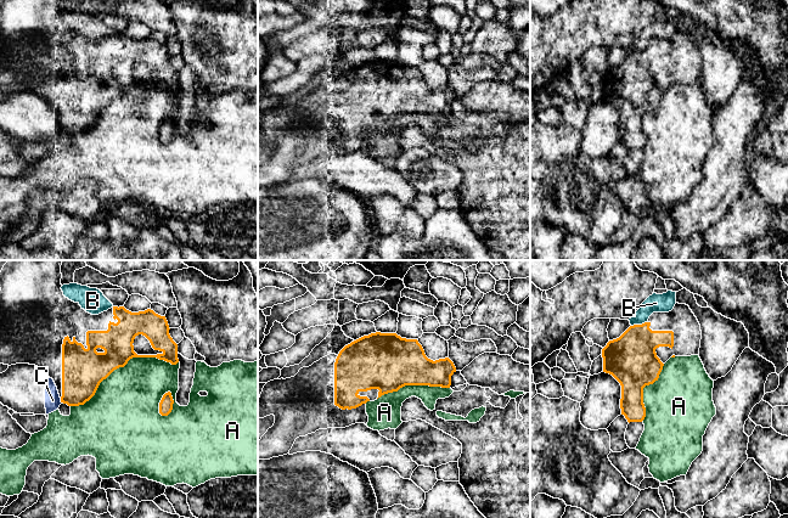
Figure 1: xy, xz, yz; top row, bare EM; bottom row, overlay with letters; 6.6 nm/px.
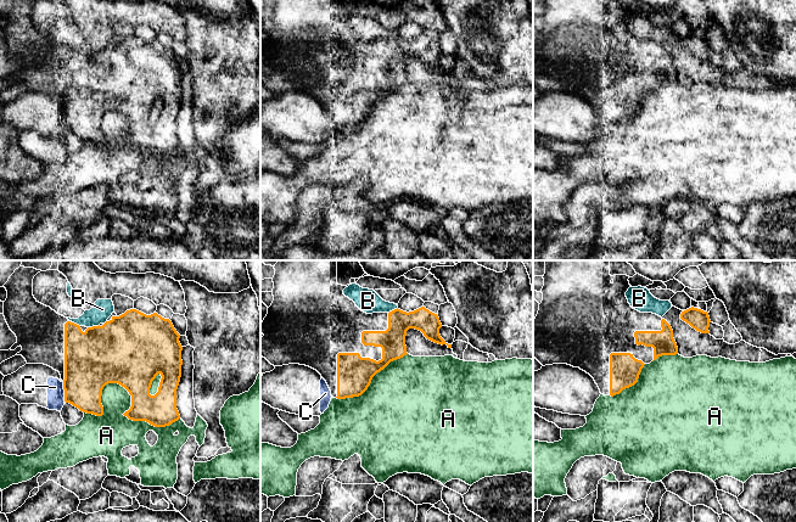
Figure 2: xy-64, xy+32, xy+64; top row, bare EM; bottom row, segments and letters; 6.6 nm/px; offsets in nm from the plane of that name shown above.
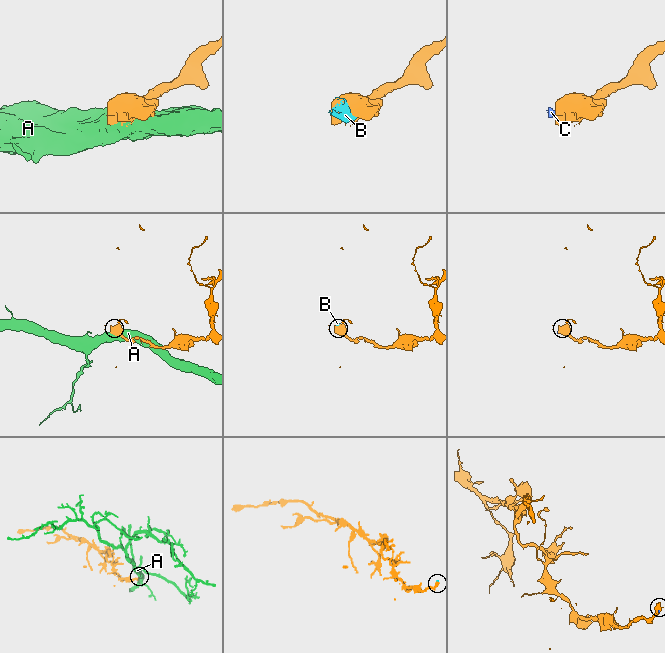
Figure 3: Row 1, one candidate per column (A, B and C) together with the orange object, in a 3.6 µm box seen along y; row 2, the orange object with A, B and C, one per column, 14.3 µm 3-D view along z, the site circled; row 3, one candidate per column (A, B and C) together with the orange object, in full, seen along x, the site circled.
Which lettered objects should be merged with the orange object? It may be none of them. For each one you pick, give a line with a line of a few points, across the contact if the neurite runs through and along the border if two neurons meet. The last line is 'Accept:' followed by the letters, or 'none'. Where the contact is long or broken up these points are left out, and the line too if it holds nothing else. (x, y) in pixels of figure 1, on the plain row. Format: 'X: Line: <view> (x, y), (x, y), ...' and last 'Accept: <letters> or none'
Accept: none

